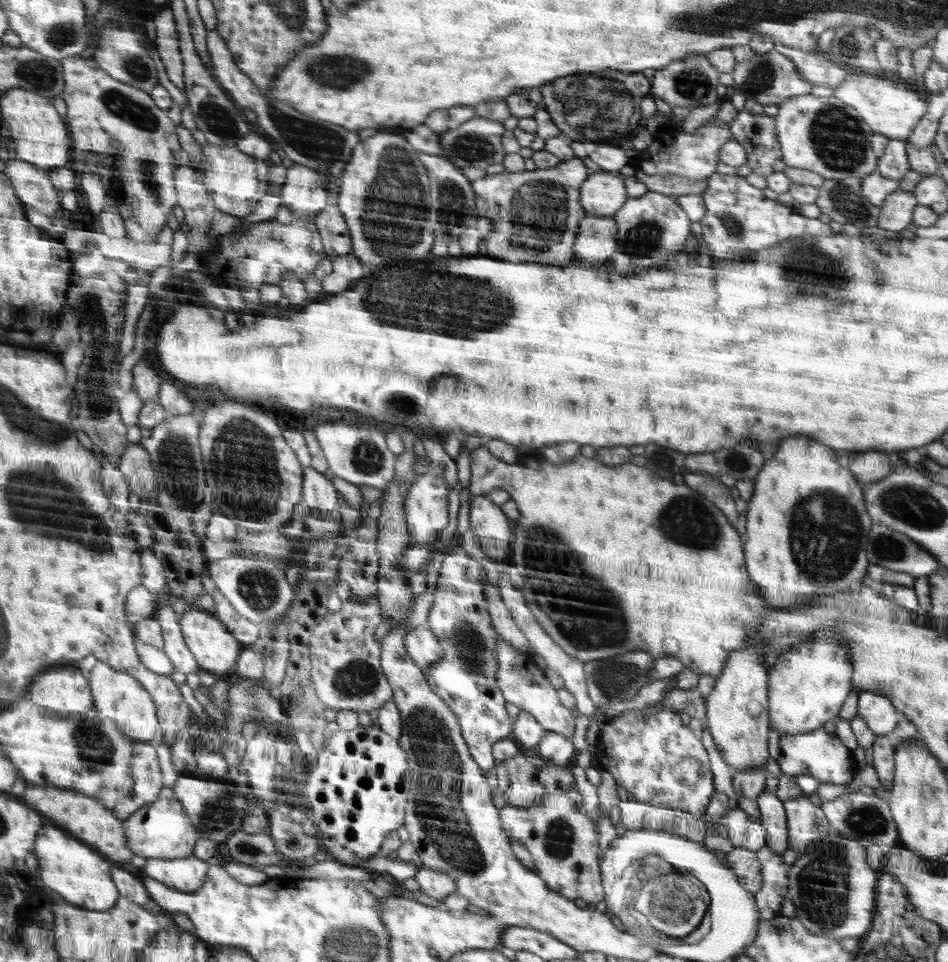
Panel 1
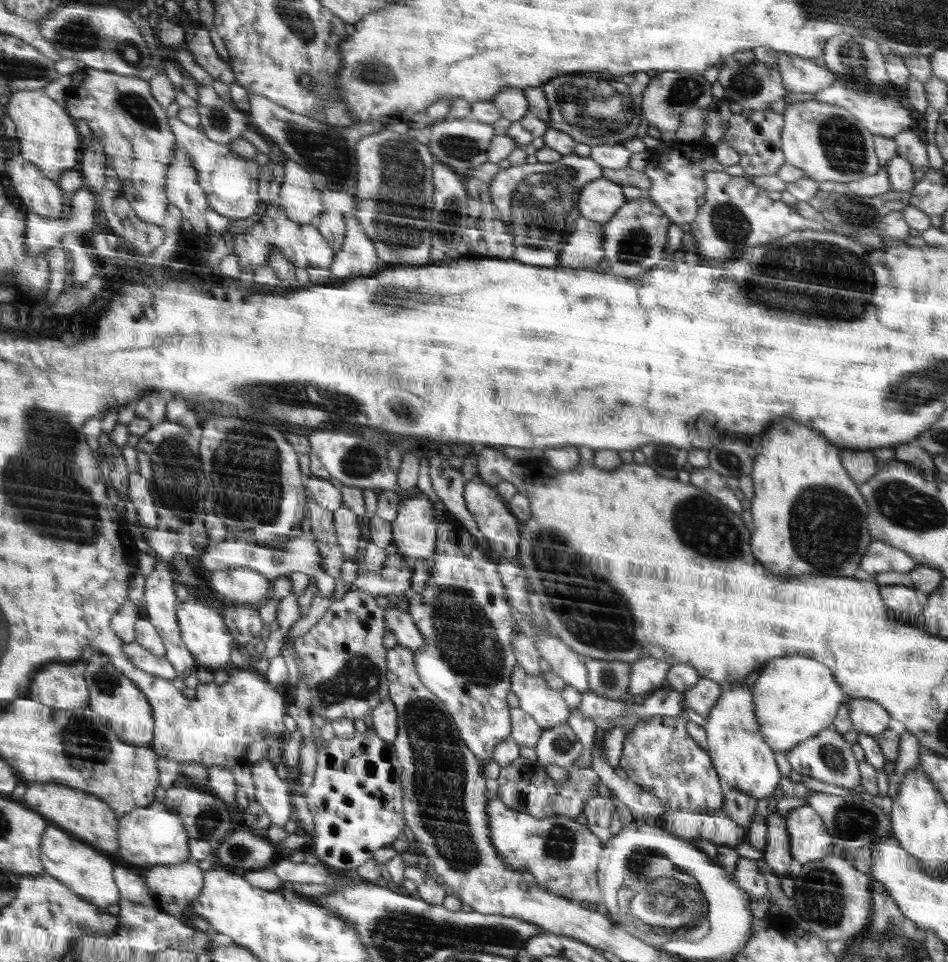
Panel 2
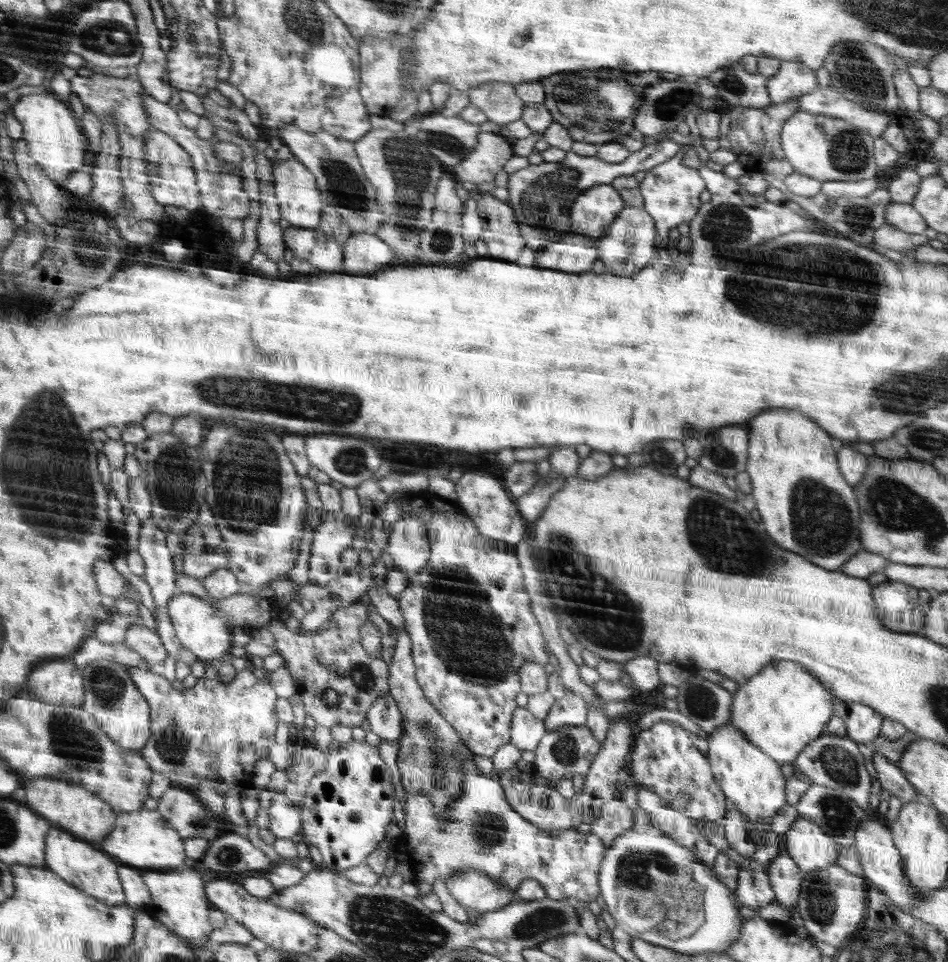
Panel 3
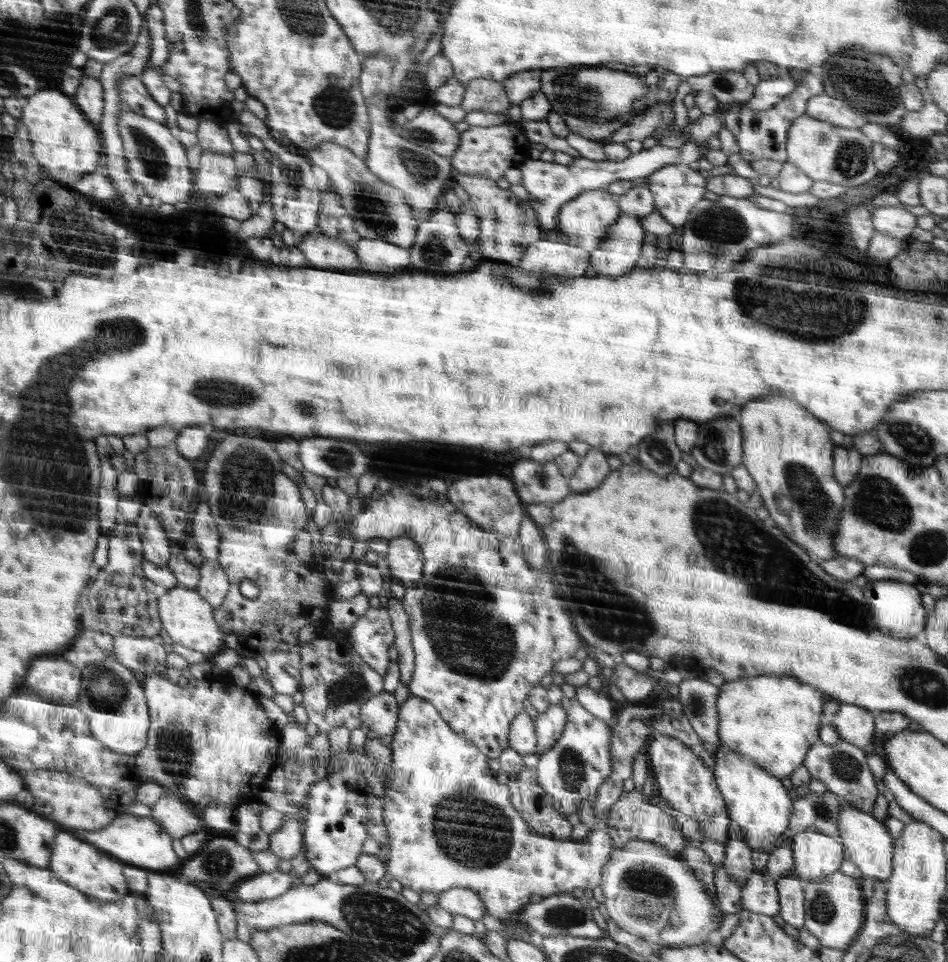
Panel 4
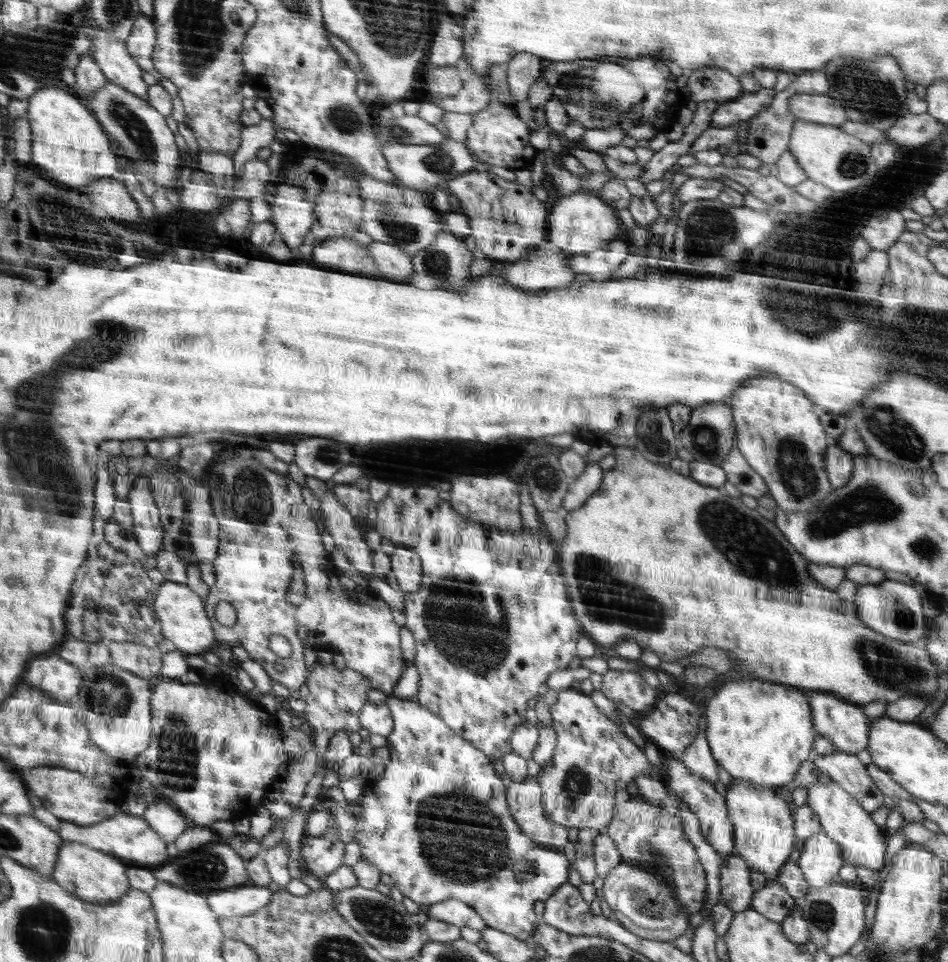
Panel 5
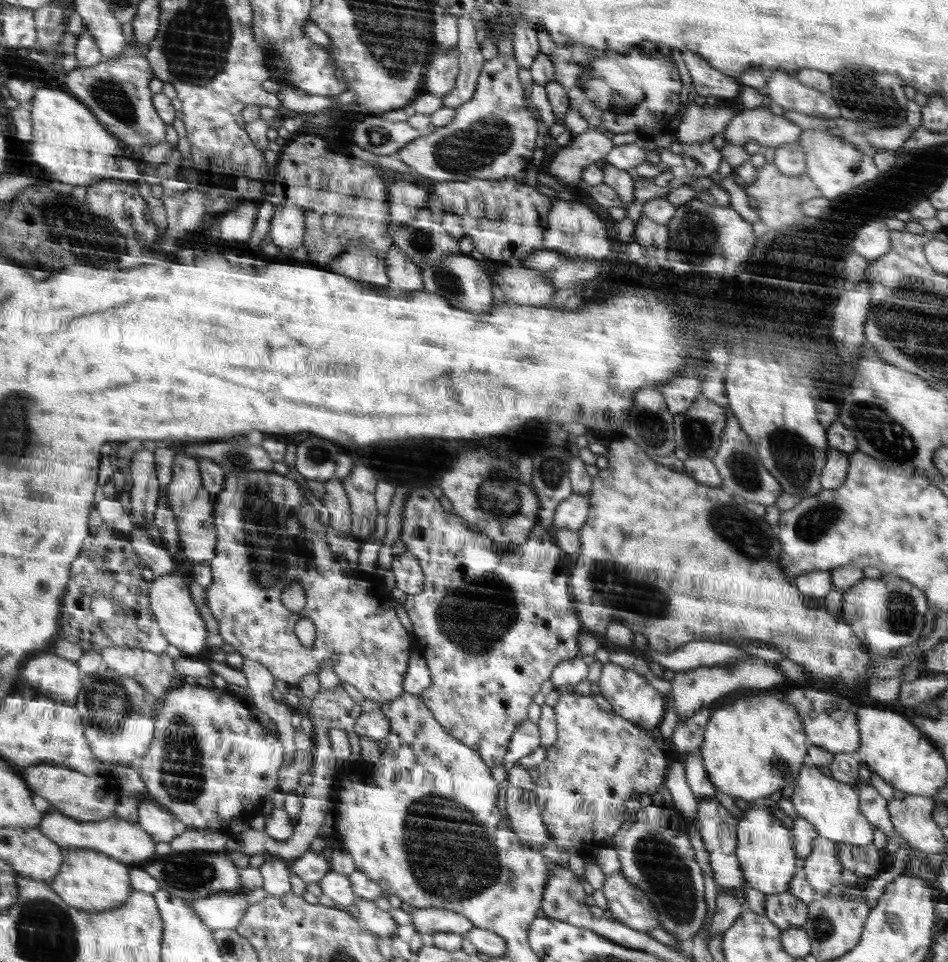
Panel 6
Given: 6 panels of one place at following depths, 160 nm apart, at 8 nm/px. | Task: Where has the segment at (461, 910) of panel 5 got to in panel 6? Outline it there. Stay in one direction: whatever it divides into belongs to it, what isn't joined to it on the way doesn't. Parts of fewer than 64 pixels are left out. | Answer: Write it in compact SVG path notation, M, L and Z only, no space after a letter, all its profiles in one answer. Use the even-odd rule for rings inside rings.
M411 908L412 926L425 940L434 934L454 933L464 936L473 930L473 922L466 916L452 910L442 908Z

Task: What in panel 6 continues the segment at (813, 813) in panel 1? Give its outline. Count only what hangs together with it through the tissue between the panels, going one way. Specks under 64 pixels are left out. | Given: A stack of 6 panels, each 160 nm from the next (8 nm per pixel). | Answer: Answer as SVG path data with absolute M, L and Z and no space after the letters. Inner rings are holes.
M820 836L814 839L811 853L801 860L801 866L816 899L828 896L828 892L839 884L843 865L837 854L837 843Z

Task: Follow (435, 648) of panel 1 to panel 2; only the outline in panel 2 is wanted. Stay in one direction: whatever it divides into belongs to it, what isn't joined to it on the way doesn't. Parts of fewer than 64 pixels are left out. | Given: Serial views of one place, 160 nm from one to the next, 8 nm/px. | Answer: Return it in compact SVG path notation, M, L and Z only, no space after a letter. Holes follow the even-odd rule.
M399 607L386 609L386 626L396 636L397 644L407 647L410 651L423 648L425 640L421 630L413 623L413 618L406 610Z

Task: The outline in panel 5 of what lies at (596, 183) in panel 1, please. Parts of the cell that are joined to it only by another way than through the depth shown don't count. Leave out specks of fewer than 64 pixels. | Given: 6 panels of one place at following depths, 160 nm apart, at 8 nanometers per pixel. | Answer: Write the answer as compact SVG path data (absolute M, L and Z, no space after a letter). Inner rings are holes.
M582 191L550 204L546 240L566 253L579 255L601 250L614 242L618 232L620 224L614 216L614 210L605 200L600 200L600 197L590 196Z

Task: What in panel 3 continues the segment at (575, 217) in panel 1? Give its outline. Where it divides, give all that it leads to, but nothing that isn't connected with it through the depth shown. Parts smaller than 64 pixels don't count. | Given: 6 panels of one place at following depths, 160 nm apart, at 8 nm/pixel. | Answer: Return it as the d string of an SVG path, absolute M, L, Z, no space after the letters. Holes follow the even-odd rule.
M662 139L654 144L645 144L641 150L631 152L622 162L604 162L604 160L594 158L594 156L582 156L568 151L566 156L558 162L542 162L541 164L528 165L514 173L509 174L508 179L508 200L507 203L514 209L517 215L519 231L524 238L528 248L533 252L540 252L543 246L562 239L565 235L573 232L571 226L570 213L573 210L573 202L584 194L586 190L596 188L598 185L610 185L618 177L633 175L638 170L645 172L656 168L670 160L670 157L676 156L679 147L672 139Z

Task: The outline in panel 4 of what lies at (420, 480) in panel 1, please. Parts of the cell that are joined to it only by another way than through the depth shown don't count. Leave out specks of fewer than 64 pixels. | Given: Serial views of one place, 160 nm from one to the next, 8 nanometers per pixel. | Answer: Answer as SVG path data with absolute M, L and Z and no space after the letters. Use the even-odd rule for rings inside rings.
M408 537L392 538L386 555L390 574L398 578L406 589L420 582L424 576L425 559L417 542Z

